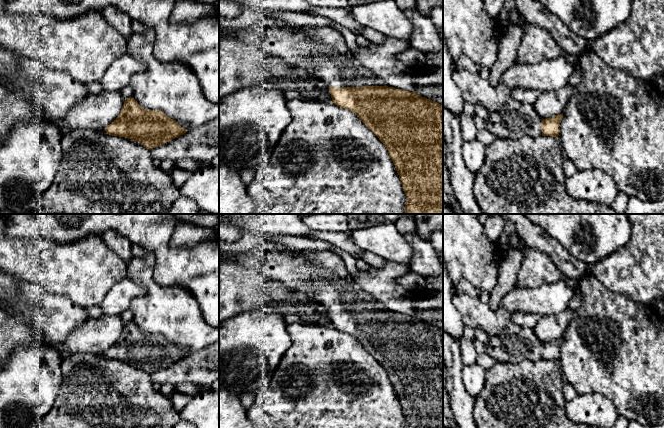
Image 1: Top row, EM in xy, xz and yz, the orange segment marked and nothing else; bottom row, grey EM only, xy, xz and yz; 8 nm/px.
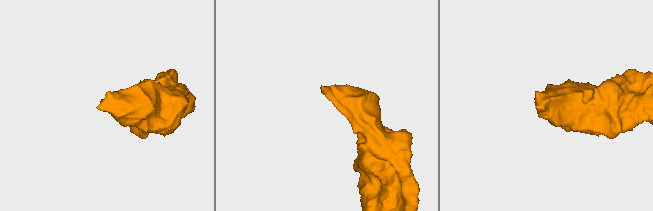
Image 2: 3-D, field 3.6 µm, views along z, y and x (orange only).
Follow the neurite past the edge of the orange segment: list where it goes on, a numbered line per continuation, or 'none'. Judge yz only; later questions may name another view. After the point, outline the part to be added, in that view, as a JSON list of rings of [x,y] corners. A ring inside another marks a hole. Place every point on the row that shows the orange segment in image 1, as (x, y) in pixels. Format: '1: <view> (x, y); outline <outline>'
1: yz (514, 119); outline [[[510,99],[499,110],[490,112],[486,129],[498,138],[519,139],[523,136],[542,136],[541,119],[533,104]]]

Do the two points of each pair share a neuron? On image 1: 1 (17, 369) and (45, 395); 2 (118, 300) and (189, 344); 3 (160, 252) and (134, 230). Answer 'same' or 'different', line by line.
1: same
2: different
3: same

